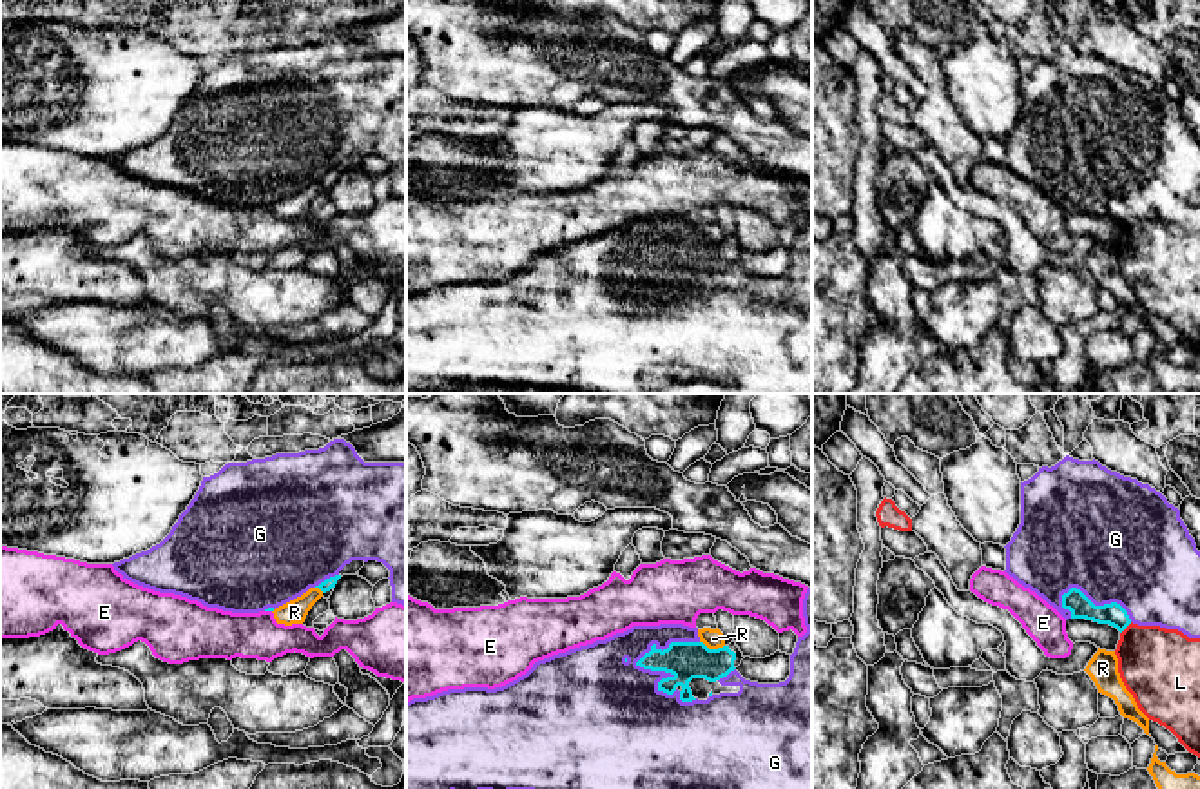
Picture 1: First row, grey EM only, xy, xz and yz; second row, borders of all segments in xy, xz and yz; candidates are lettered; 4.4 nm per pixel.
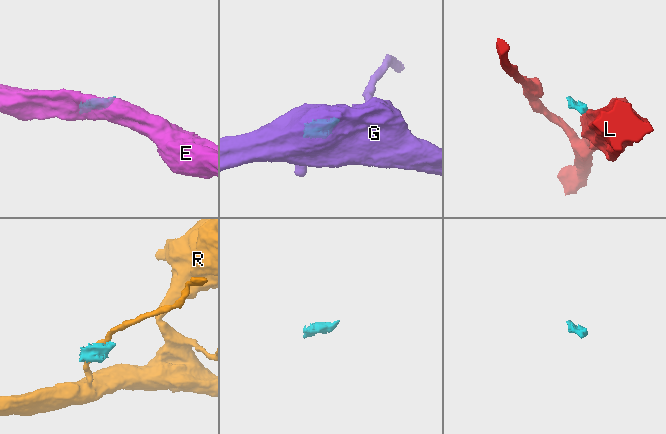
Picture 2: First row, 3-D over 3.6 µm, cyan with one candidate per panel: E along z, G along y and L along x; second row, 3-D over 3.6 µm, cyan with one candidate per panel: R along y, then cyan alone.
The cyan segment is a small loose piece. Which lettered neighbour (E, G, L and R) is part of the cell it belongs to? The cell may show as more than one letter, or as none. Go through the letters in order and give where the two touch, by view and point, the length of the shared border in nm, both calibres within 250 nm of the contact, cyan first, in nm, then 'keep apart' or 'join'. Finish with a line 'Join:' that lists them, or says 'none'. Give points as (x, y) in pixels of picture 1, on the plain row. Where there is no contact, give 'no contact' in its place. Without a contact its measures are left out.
E: xy (269, 204) | 30 nm | 20/220 nm | keep apart
G: xz (664, 272) | 320 nm | 170/420 nm | join
L: yz (1126, 220) | 80 nm | 100/360 nm | keep apart
R: xz (713, 243) | 110 nm | 170/90 nm | keep apart
Join: G

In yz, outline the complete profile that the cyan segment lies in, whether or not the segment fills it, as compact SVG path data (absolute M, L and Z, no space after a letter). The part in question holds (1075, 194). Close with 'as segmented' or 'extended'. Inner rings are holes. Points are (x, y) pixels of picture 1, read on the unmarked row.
M1066 49L1021 76L1021 118L1006 141L1006 167L1053 200L1066 214L1109 218L1120 227L1133 216L1178 223L1200 232L1200 145L1180 103L1137 73L1108 63L1098 54Z; extended

